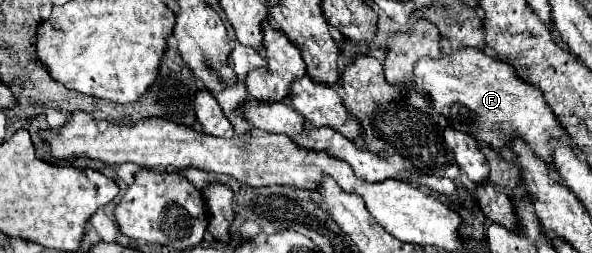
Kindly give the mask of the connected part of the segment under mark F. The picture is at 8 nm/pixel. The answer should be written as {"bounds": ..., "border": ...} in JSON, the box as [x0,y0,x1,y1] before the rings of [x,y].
{"bounds":[415,48,575,168],"border":[[[465,48],[461,52],[441,54],[439,60],[429,56],[421,58],[415,66],[415,80],[427,96],[435,112],[463,132],[469,132],[479,144],[505,146],[515,138],[525,140],[531,150],[547,166],[553,168],[551,140],[567,140],[575,148],[573,140],[565,136],[565,130],[557,124],[553,110],[545,104],[543,92],[515,76],[515,68],[497,58],[485,56],[479,48]]]}

